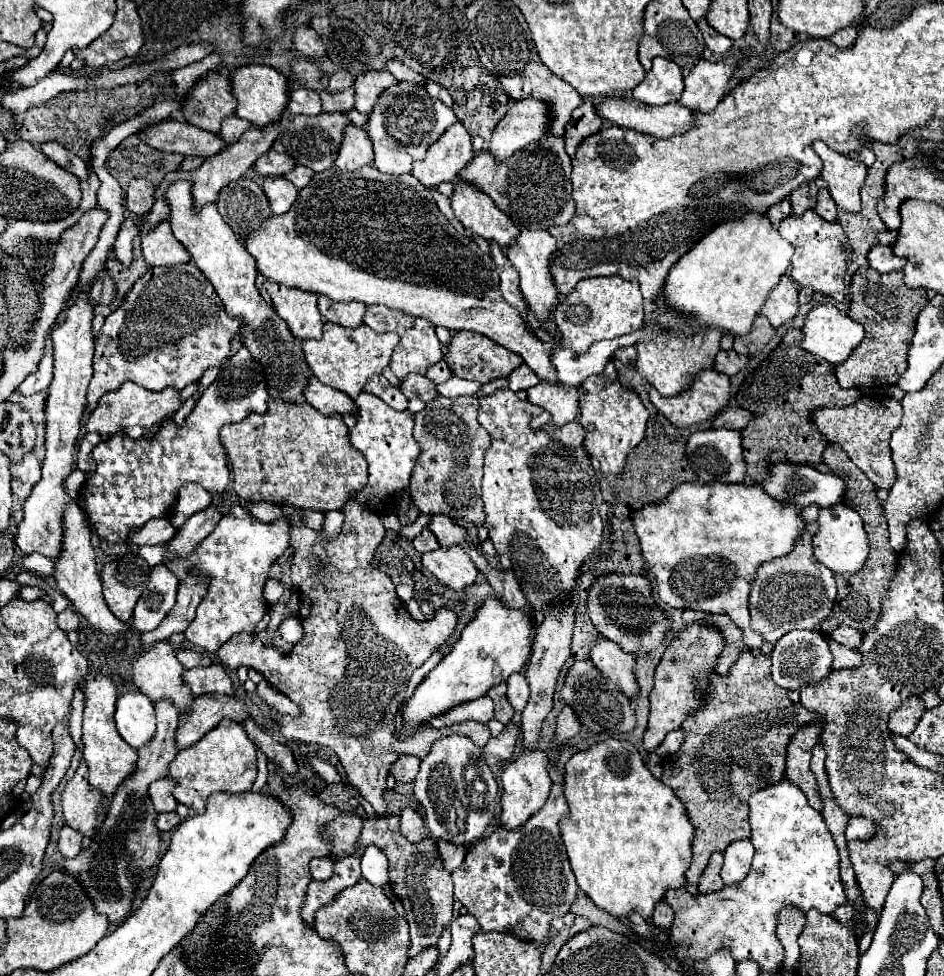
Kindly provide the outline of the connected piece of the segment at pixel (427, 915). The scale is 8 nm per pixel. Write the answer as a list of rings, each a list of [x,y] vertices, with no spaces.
[[[388,814],[388,816],[374,816],[364,822],[362,836],[358,839],[358,852],[356,856],[361,858],[368,844],[376,844],[390,862],[390,886],[394,894],[400,898],[406,910],[406,920],[410,924],[410,950],[408,956],[416,956],[428,946],[434,946],[444,932],[444,928],[452,920],[452,880],[450,874],[442,868],[438,850],[434,846],[434,840],[426,837],[419,843],[408,842],[400,832],[400,816]]]

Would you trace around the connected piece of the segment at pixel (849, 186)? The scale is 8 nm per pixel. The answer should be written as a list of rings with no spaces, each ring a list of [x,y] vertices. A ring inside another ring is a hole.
[[[820,140],[814,142],[814,150],[824,162],[820,178],[826,180],[838,208],[844,212],[860,212],[860,188],[864,186],[868,168],[862,162],[830,150]]]

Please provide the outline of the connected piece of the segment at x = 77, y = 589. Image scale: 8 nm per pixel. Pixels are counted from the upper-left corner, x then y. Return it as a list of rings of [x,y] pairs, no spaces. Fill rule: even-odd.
[[[72,502],[64,514],[64,548],[62,548],[62,554],[58,556],[56,560],[56,570],[54,570],[54,578],[56,578],[56,584],[60,588],[60,592],[64,592],[70,602],[76,606],[76,610],[88,620],[90,626],[94,626],[96,630],[104,632],[104,634],[110,634],[110,636],[120,636],[120,634],[126,634],[130,630],[130,624],[128,622],[122,622],[118,620],[106,606],[106,600],[104,596],[100,594],[100,576],[96,572],[96,562],[94,562],[94,550],[92,550],[92,544],[90,544],[90,526],[86,522],[86,516],[82,512],[82,508],[78,508],[76,502]]]

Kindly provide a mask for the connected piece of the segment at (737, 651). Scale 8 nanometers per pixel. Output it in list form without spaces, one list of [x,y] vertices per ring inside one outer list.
[[[714,614],[714,616],[704,616],[702,618],[706,624],[716,624],[724,638],[726,638],[726,646],[724,646],[724,652],[718,660],[718,666],[716,666],[716,672],[720,676],[724,676],[728,672],[728,668],[732,668],[732,664],[736,664],[738,656],[742,654],[742,630],[726,616],[726,614]]]

